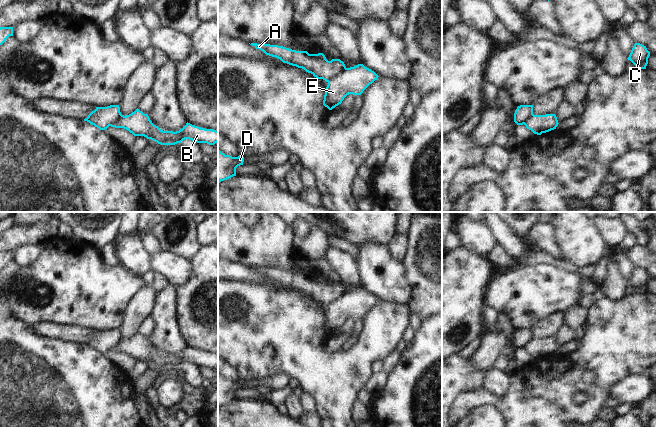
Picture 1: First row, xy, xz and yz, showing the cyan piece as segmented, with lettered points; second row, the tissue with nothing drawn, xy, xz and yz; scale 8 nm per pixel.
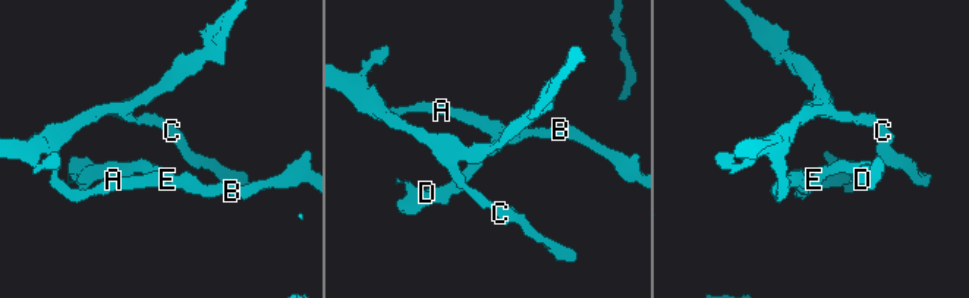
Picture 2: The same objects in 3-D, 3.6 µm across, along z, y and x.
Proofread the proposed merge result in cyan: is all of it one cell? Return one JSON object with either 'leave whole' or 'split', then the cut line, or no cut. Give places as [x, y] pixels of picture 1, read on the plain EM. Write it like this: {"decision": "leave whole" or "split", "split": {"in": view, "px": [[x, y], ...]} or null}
{"decision": "split", "split": {"in": "xz", "px": [[345, 291], [327, 305]]}}

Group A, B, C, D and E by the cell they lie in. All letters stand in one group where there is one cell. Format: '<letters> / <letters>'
A C / B D E

